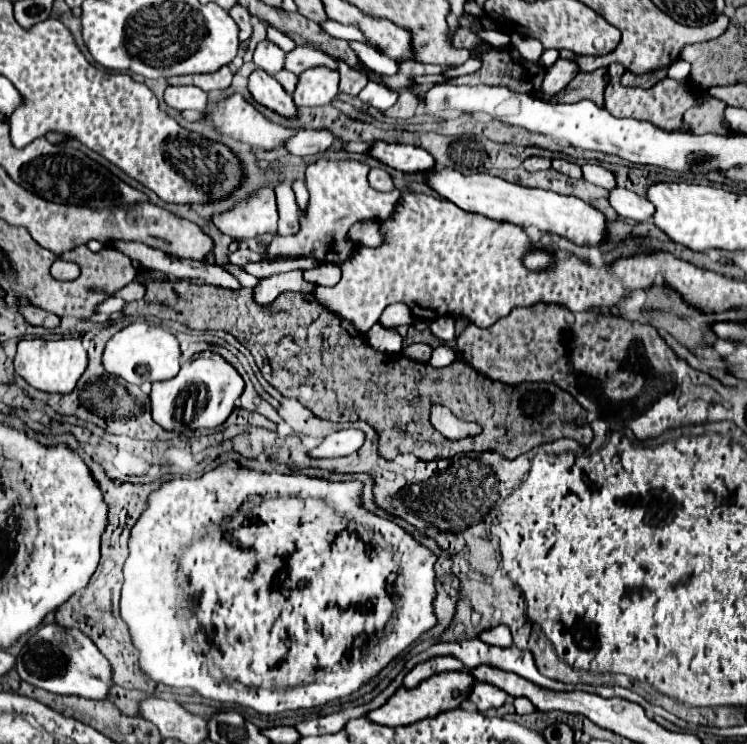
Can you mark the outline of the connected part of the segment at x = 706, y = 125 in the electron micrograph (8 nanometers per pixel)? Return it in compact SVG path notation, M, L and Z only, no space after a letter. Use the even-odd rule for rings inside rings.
M707 95L705 101L701 101L701 105L695 105L683 115L683 121L687 121L689 131L693 131L695 135L705 135L705 133L725 135L731 133L727 127L723 127L725 107L727 107L725 101Z

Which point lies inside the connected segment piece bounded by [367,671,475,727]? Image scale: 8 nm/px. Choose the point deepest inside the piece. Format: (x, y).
(444, 691)

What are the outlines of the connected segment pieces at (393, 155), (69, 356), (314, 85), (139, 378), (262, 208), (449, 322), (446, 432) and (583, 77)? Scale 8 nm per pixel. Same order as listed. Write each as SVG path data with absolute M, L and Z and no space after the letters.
M375 141L375 143L371 143L371 149L367 155L379 159L387 167L393 167L399 171L409 171L409 173L425 173L435 167L433 157L425 149L415 147L415 145Z
M21 339L17 345L15 355L15 371L21 375L31 387L45 391L45 393L61 393L67 395L75 389L77 381L81 379L83 371L87 369L87 351L83 349L79 339L59 339L59 341L45 341L45 339Z
M313 67L307 69L297 83L293 93L295 105L327 105L339 93L339 73L331 69Z
M135 321L125 329L121 329L113 339L109 339L103 355L103 365L107 373L125 379L127 383L141 385L145 381L155 383L155 381L173 379L181 367L179 357L181 357L181 351L179 351L177 337L173 333L153 323Z
M261 189L247 203L237 205L233 211L215 215L213 223L217 229L235 241L261 237L265 233L277 231L277 203L271 189Z
M443 315L443 317L437 317L435 321L431 321L431 323L429 323L429 329L431 329L431 333L433 333L439 341L447 343L447 341L451 341L451 339L455 337L455 329L453 329L453 325L455 325L453 317Z
M435 405L431 409L431 423L435 425L435 429L439 429L439 433L447 439L459 441L465 437L475 437L481 433L481 427L477 423L465 423L461 419L457 419L447 407L443 405Z
M601 67L593 73L579 73L571 85L567 85L563 91L553 95L549 101L563 101L563 103L575 103L581 99L597 101L597 105L603 107L603 91L605 91L605 75L607 67Z

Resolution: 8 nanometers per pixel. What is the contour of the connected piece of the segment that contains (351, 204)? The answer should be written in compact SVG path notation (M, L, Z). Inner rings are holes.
M319 159L313 165L309 165L305 173L305 183L311 199L305 217L301 217L301 231L293 237L279 237L275 233L273 235L275 239L269 245L267 253L271 257L275 255L313 257L321 263L335 263L335 265L345 261L355 251L355 245L347 239L349 227L365 217L379 219L379 221L389 219L393 215L397 199L401 197L397 189L391 193L379 193L373 187L369 187L367 173L369 173L369 165L359 161Z

